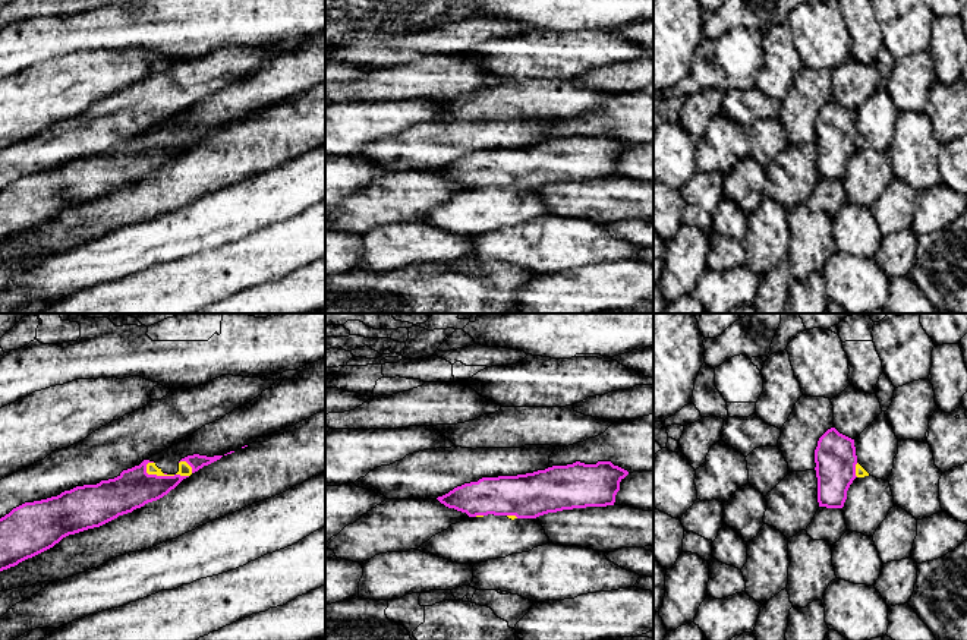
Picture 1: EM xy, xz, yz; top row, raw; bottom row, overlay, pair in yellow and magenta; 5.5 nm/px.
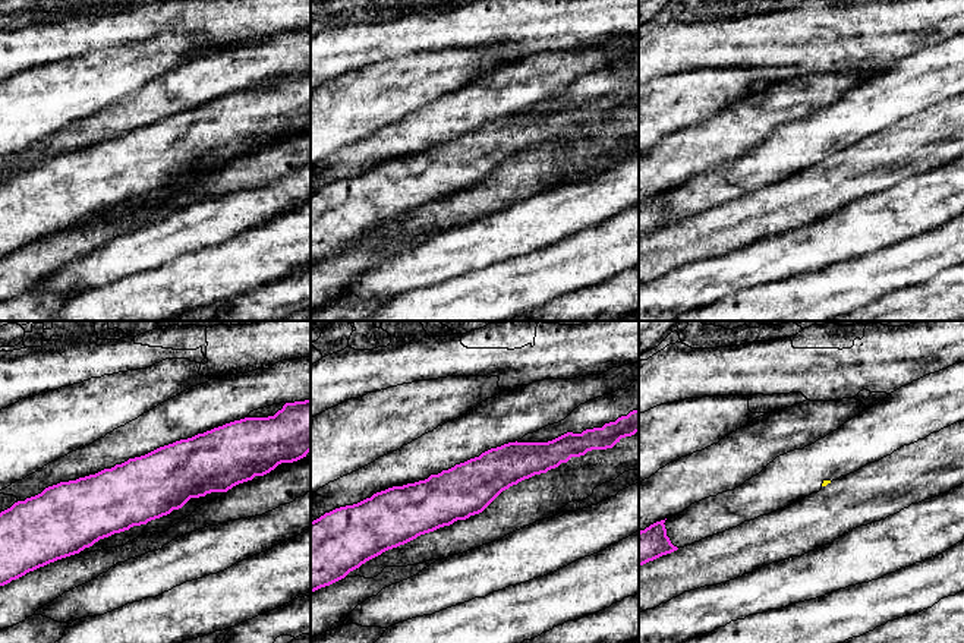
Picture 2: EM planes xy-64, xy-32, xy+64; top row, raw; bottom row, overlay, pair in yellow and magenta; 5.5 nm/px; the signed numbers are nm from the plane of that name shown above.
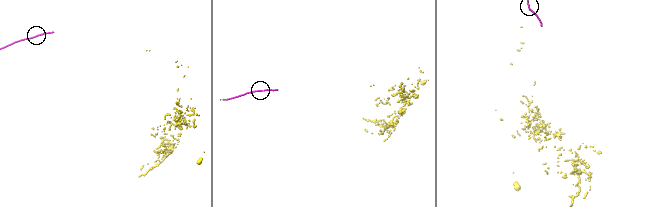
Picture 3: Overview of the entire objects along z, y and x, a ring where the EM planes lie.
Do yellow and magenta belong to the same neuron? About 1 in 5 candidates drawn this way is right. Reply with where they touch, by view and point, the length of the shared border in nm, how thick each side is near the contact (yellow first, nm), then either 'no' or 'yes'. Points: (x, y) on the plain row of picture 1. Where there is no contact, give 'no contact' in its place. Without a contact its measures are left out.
xy (164, 147) | 240 nm | 60/220 nm | no

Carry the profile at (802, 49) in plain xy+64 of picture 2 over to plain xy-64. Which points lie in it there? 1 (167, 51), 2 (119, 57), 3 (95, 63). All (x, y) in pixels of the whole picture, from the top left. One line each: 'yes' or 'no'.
1: no
2: no
3: no

